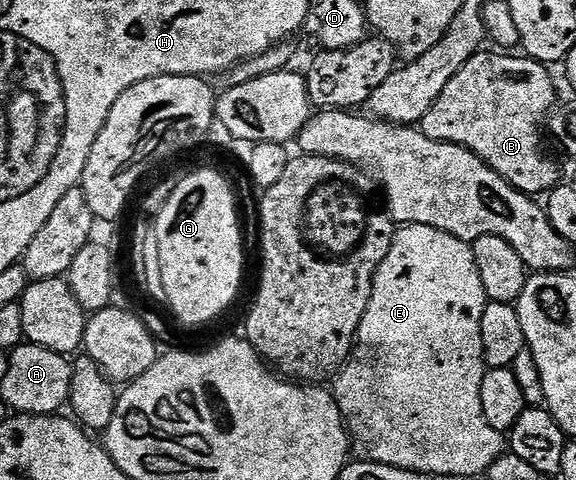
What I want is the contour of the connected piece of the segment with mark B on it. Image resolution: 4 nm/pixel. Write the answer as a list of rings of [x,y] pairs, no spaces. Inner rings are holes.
[[[482,51],[472,57],[461,68],[459,75],[447,83],[447,88],[439,99],[423,115],[419,123],[422,133],[431,139],[451,143],[471,151],[483,163],[487,163],[499,174],[508,185],[518,189],[521,193],[530,195],[548,194],[549,190],[556,189],[559,184],[557,165],[545,154],[541,146],[541,129],[546,128],[547,122],[554,112],[553,104],[557,101],[557,93],[553,90],[553,81],[549,78],[550,70],[540,61],[532,61],[524,55],[502,55],[500,52]]]

